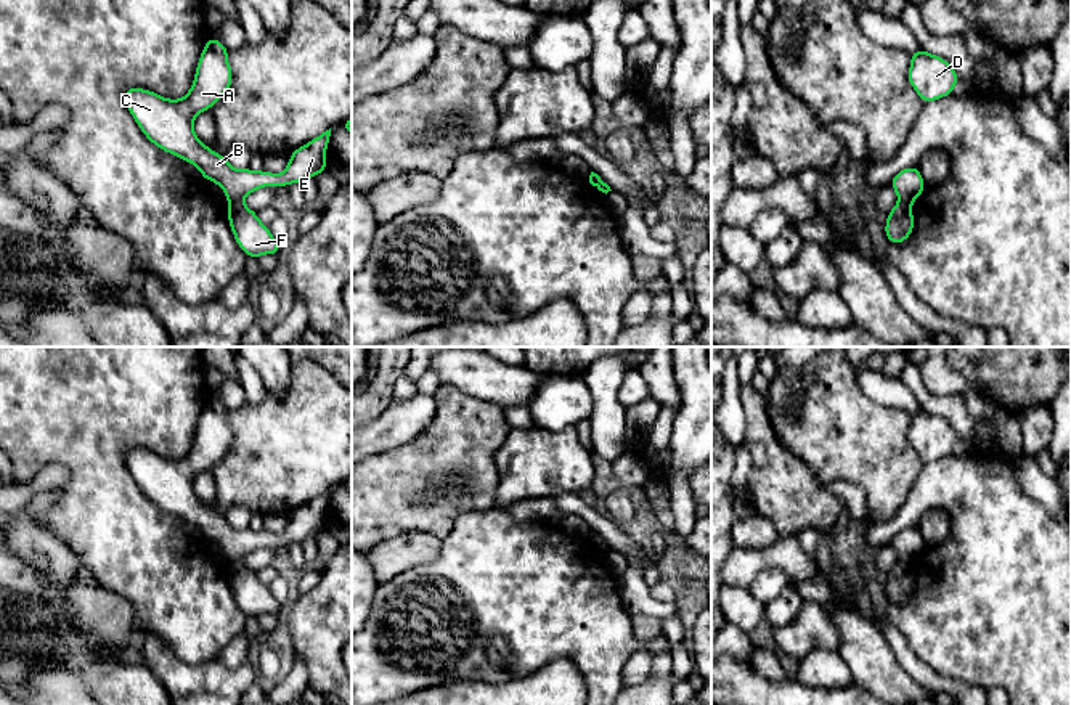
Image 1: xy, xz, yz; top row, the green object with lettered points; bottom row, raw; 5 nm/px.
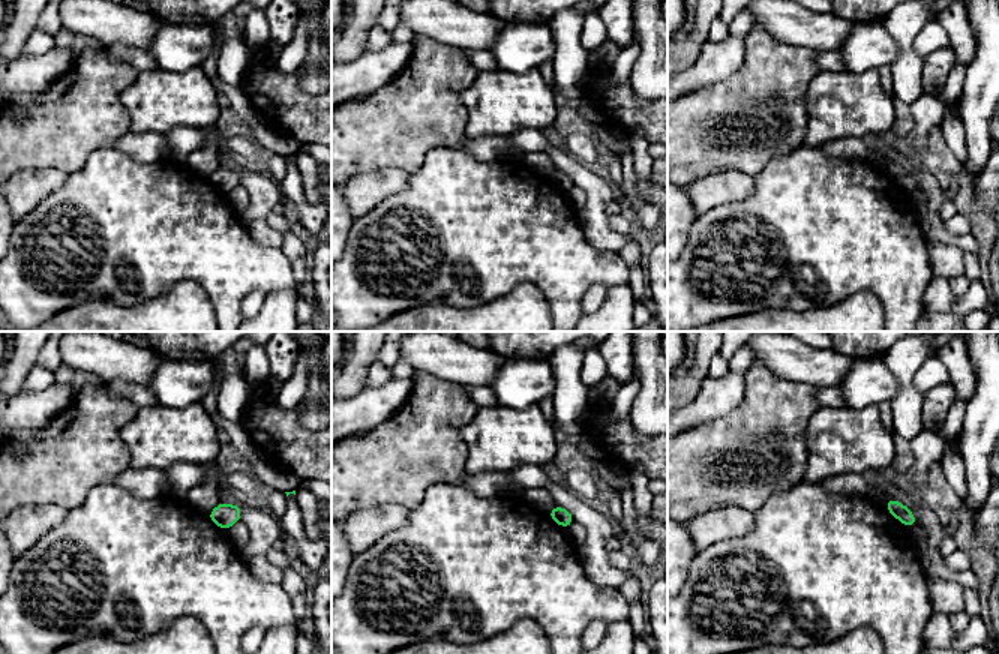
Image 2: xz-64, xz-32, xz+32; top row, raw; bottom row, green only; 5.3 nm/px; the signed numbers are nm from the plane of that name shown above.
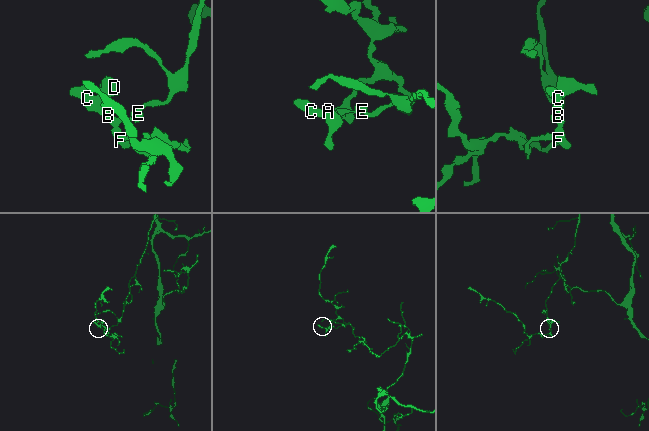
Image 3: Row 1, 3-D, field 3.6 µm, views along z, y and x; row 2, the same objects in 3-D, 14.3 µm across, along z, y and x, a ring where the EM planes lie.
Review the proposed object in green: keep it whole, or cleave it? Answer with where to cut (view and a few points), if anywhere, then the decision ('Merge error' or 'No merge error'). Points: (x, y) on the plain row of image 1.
Split along xy (230, 562), (241, 564). Merge error

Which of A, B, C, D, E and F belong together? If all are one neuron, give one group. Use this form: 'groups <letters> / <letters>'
groups A B C D E / F

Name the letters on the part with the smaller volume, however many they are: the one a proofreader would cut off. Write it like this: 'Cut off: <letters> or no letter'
Cut off: F

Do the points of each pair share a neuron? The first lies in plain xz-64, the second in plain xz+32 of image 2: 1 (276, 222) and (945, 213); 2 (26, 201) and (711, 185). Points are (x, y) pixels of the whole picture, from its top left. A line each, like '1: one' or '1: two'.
1: two
2: one

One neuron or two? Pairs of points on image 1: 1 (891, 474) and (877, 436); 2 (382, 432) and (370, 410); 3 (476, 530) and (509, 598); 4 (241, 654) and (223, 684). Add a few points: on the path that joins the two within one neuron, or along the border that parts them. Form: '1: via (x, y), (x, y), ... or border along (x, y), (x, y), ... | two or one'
1: via (883, 464), (877, 456), (877, 445) | one
2: border along (392, 400), (368, 423) | two
3: via (482, 546), (495, 582) | one
4: border along (220, 657), (228, 667), (240, 667), (248, 660) | two

